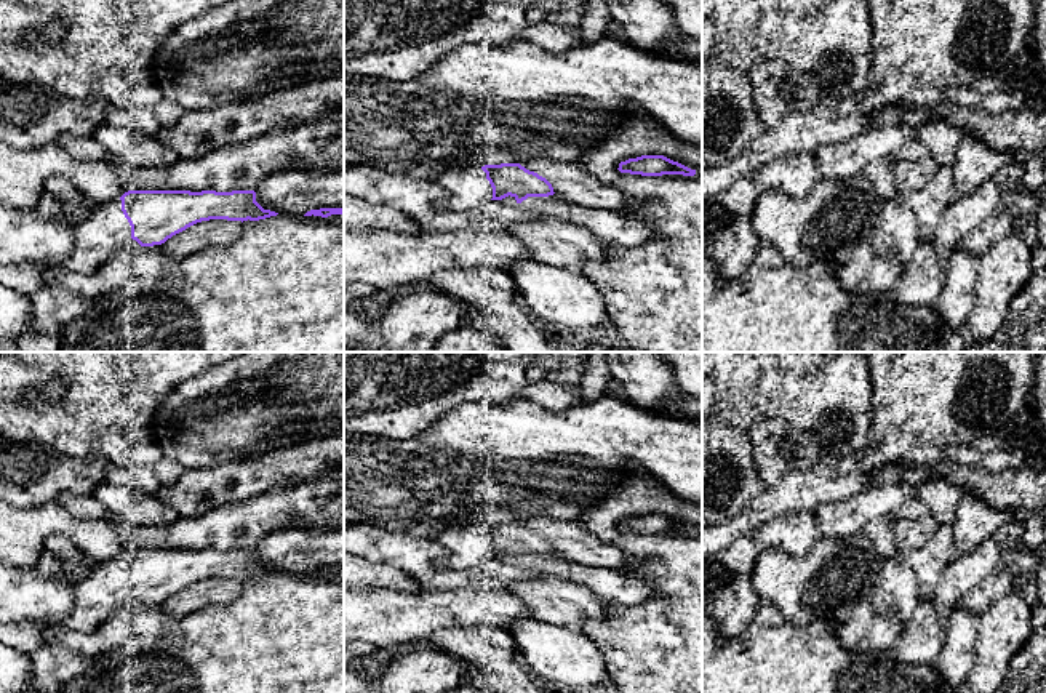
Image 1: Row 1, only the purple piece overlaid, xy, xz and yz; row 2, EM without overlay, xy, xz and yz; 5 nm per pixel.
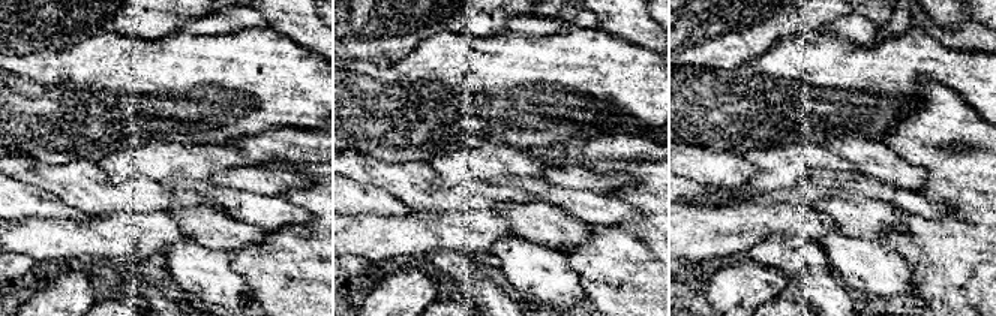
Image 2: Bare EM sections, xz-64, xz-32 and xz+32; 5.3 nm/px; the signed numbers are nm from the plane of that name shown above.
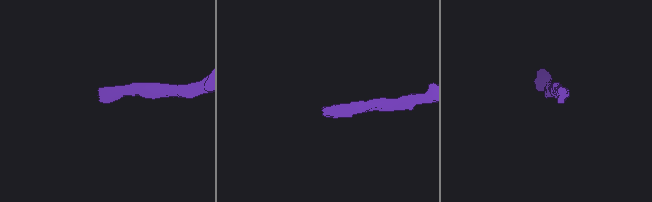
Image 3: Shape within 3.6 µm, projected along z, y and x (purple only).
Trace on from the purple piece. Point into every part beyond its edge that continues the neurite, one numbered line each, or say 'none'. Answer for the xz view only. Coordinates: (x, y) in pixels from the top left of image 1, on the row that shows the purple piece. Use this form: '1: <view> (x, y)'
1: xz (467, 188)

